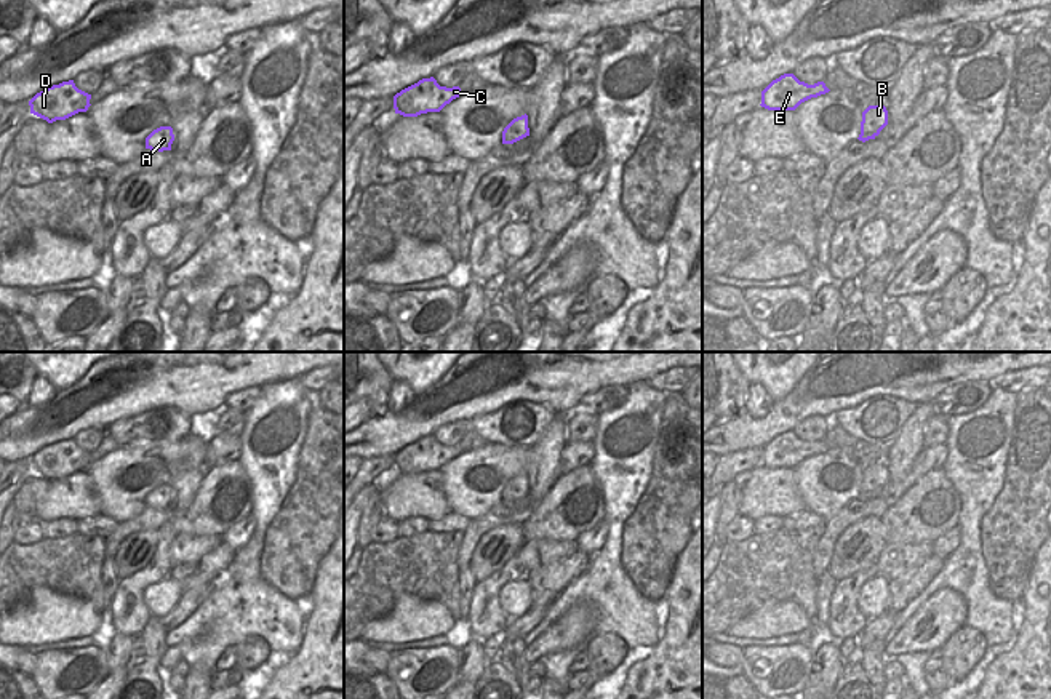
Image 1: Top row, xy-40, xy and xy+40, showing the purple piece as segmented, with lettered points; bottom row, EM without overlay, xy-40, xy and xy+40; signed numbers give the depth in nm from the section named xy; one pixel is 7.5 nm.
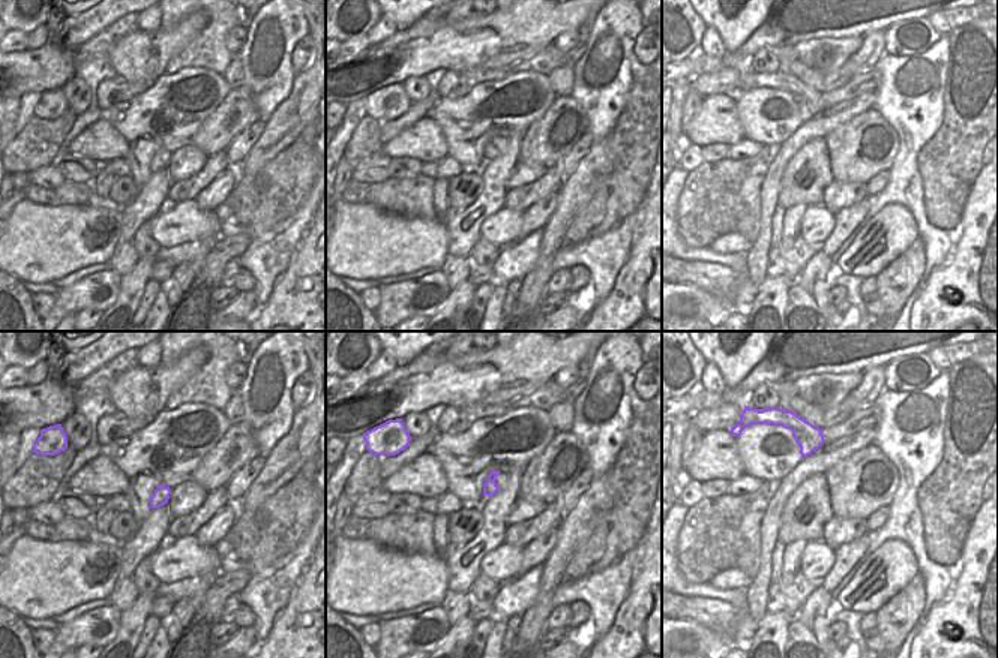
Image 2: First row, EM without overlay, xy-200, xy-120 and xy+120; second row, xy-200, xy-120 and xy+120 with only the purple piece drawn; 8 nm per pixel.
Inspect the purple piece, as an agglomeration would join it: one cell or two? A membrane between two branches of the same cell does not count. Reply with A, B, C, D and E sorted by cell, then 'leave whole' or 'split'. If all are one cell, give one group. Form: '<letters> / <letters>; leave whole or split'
A B C D E; leave whole

